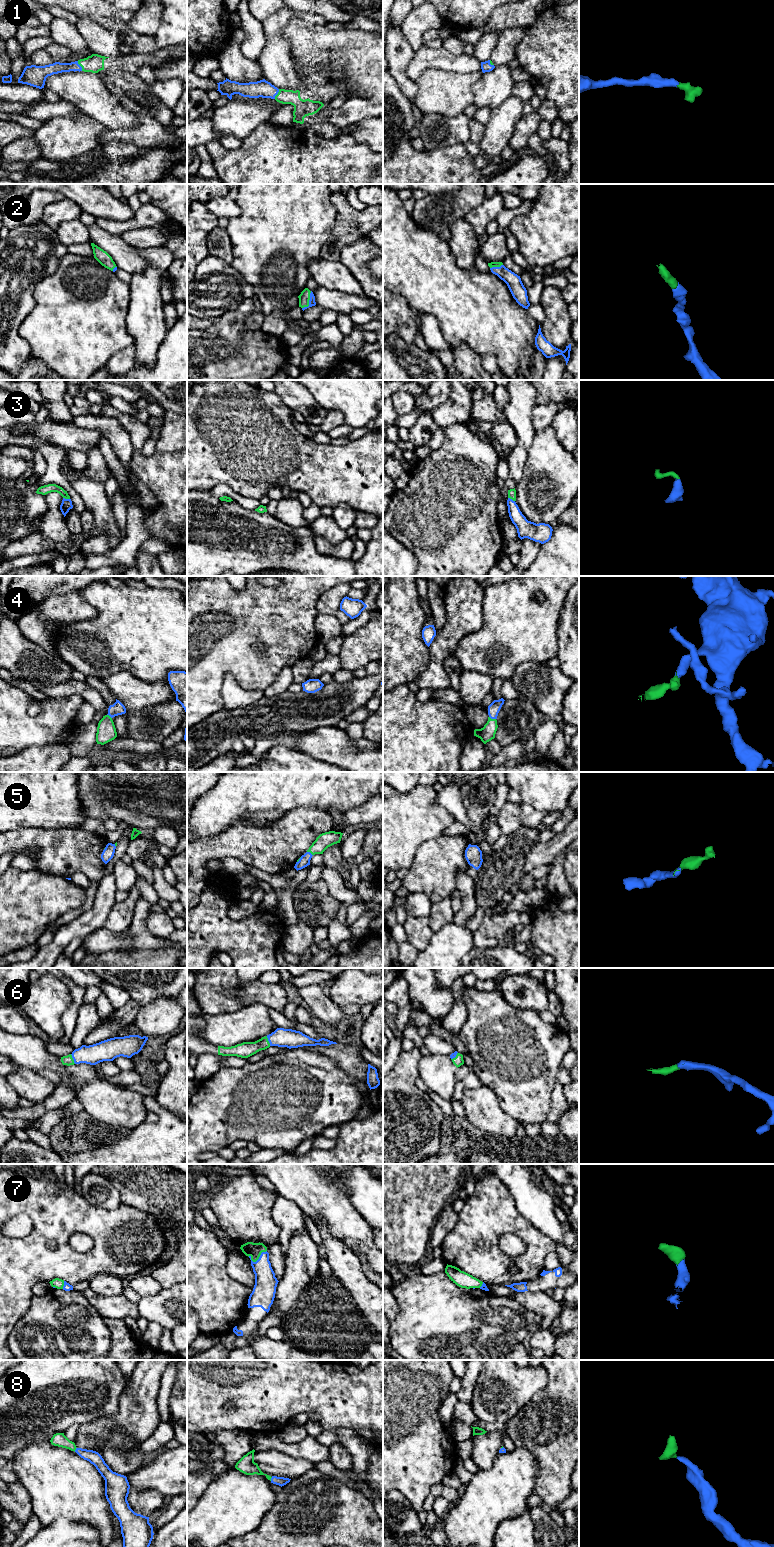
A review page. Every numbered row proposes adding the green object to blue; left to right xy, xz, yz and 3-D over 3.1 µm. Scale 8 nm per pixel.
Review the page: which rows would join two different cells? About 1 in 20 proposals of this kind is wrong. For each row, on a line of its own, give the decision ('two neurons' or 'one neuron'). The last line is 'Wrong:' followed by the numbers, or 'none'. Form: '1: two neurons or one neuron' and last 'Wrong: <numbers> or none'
1: one neuron
2: one neuron
3: one neuron
4: one neuron
5: one neuron
6: one neuron
7: one neuron
8: one neuron
Wrong: none

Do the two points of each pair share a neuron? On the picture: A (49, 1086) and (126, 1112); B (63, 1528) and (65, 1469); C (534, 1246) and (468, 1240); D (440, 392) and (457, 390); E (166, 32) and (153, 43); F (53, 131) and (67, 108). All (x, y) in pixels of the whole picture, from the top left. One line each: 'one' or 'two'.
A: two
B: two
C: one
D: two
E: one
F: two

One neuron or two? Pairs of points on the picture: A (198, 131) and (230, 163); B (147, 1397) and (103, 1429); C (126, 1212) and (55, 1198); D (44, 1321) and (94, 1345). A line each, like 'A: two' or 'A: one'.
A: two
B: one
C: one
D: one

